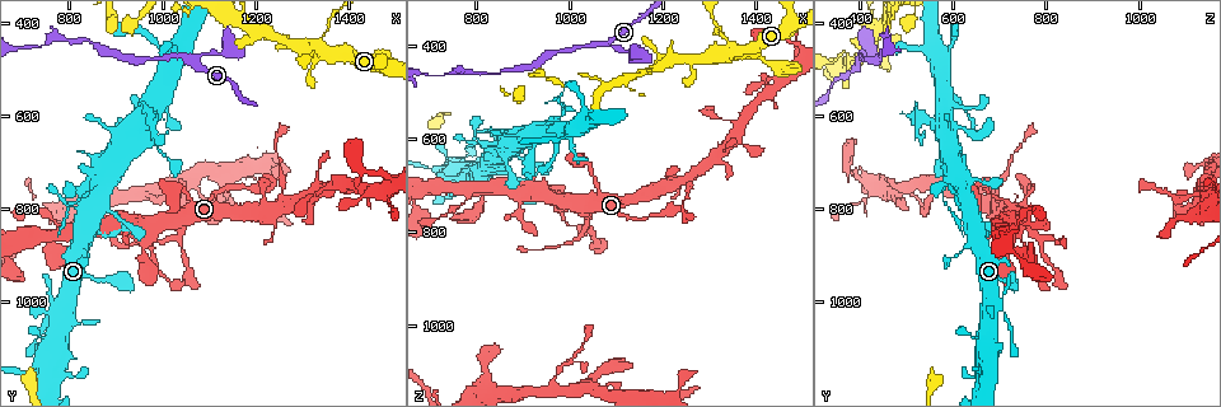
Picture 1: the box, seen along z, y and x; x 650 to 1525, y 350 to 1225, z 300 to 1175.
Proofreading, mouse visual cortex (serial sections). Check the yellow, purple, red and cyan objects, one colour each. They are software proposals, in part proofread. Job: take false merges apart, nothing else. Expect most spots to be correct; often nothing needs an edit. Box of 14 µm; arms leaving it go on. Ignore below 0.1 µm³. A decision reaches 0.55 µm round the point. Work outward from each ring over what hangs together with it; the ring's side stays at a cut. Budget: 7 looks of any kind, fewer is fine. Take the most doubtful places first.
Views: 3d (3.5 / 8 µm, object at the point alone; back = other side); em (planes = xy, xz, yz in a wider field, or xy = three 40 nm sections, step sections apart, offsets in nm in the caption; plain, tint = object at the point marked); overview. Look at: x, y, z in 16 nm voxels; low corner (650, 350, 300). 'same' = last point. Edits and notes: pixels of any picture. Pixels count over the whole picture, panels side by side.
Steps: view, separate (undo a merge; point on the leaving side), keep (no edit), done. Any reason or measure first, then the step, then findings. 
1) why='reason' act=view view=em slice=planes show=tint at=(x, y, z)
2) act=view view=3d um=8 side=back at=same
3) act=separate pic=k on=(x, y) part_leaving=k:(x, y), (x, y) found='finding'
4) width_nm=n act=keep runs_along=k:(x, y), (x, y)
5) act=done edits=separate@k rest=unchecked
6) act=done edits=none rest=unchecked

why='sharp bend' act=view view=3d um=3.5 at=(1120, 460, 410)

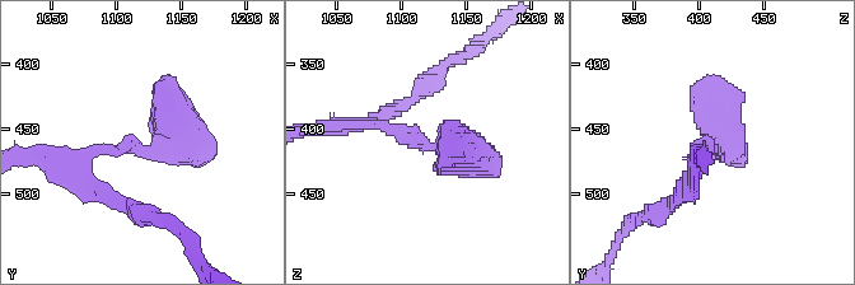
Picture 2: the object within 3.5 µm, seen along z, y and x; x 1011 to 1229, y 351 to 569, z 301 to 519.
act=view view=em slice=xy step=5 show=tint at=(1120, 466, 412)

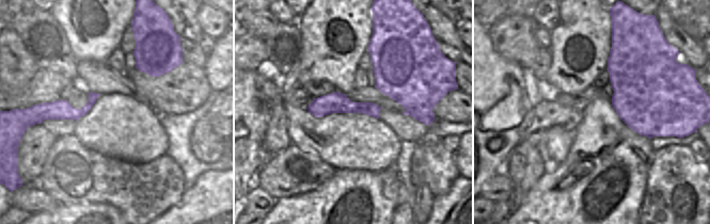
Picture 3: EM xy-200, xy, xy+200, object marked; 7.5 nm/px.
act=view view=em slice=xy step=1 show=tint at=same

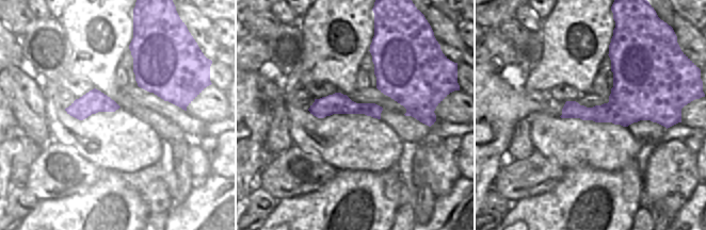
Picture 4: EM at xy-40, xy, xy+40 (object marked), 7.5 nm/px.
width_nm=160 act=keep runs_along=2:(691, 177), (723, 141), (704, 90) found='all the same cell'

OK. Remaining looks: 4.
why='small branch off a trunk' act=view view=em slice=xy step=5 show=tint at=(1345, 470, 390)

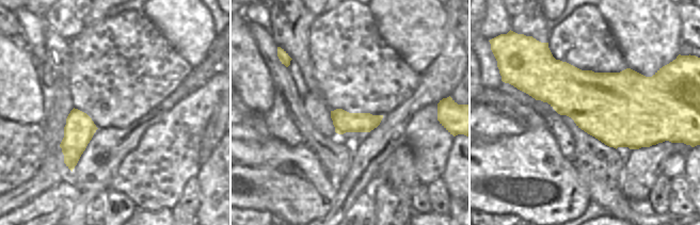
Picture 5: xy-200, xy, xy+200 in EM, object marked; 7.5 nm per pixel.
why='see where the arms go' act=view view=3d um=3.5 at=same

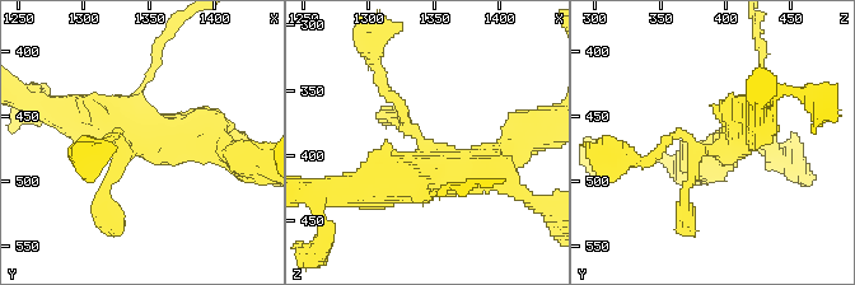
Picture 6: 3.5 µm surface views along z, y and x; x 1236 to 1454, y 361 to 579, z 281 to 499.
arm_widths_nm=100,150,350,450 act=keep runs_along=6:(200, 132), (149, 132), (36, 101) found='one cell here'

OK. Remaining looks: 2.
why='a narrow waist' act=view view=3d um=3.5 at=(775, 835, 730)

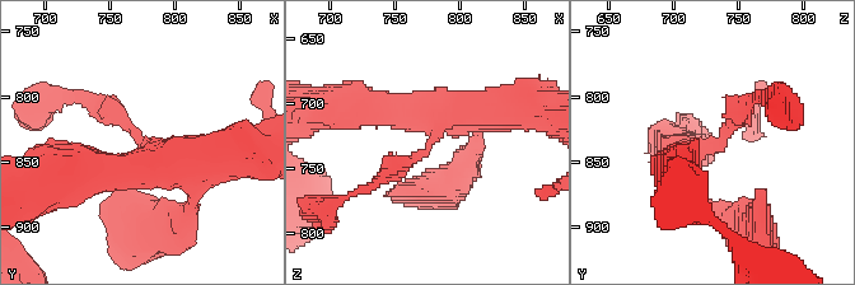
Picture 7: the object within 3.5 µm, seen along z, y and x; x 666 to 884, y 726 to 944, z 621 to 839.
act=view view=em slice=planes show=tint at=(774, 834, 736)

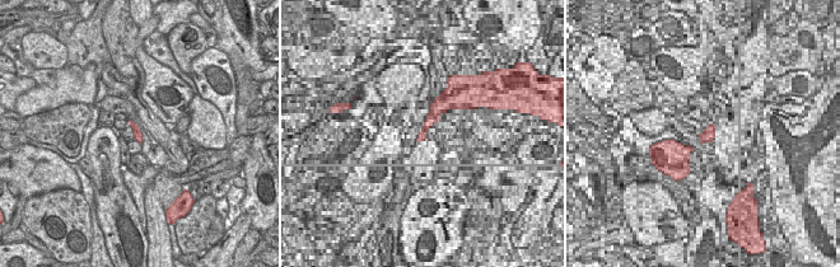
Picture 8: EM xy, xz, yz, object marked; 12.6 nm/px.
act=keep runs_along=7:(473, 108), (368, 190) found='one cell here'

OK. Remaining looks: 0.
act=done edits=none rest=unchecked

